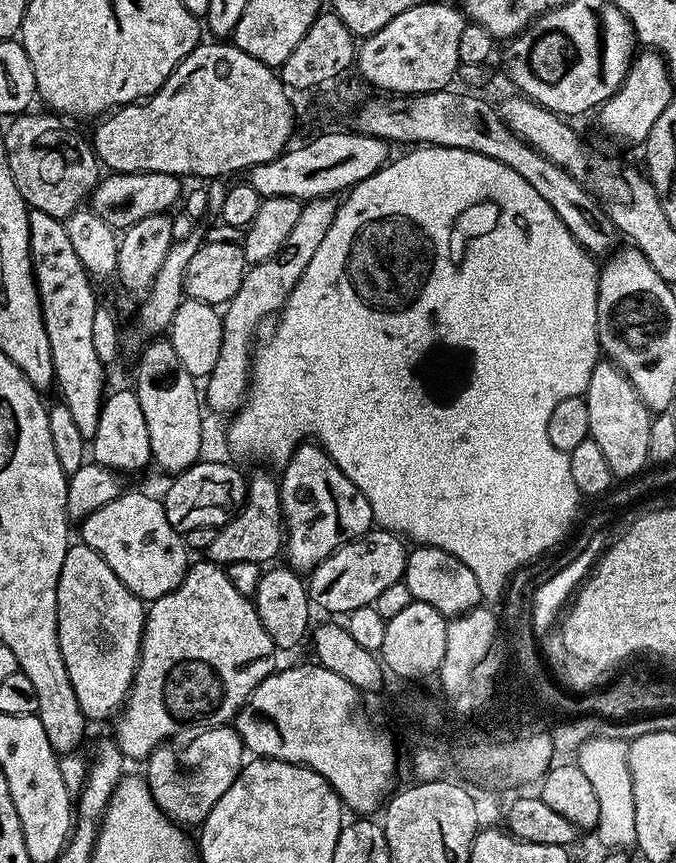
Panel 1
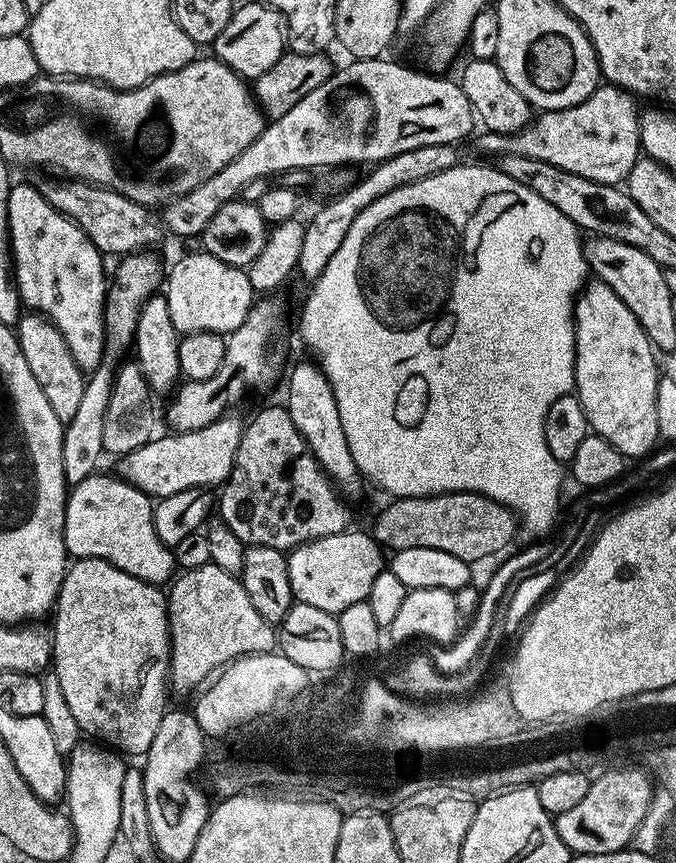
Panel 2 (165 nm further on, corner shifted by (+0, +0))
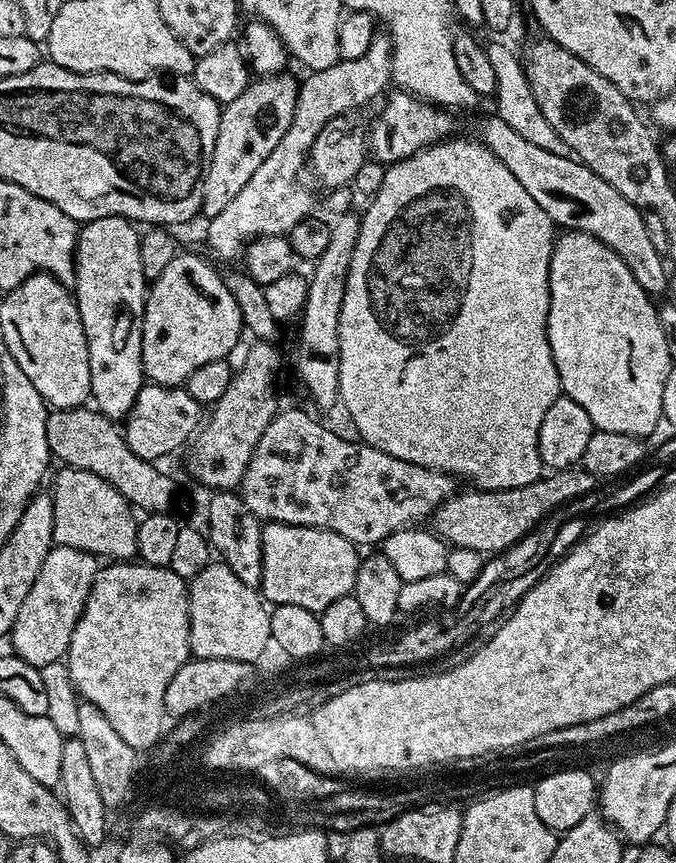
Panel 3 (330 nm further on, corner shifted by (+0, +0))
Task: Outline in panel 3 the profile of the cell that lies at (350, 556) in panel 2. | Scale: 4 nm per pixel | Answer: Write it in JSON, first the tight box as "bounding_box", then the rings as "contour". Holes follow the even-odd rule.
{"bounding_box":[259,524,360,614],"contour":[[[269,524],[262,527],[262,578],[259,591],[269,605],[302,606],[317,614],[330,602],[349,595],[355,589],[360,561],[357,545],[342,534],[310,526]]]}

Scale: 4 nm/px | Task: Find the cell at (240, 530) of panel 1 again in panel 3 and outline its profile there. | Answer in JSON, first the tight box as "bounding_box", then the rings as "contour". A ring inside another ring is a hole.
{"bounding_box":[238,408,457,546],"contour":[[[300,408],[277,411],[262,438],[258,438],[258,446],[238,489],[246,506],[250,506],[250,514],[269,524],[330,530],[342,534],[342,538],[357,546],[380,546],[390,534],[409,525],[419,525],[424,519],[427,521],[443,503],[457,494],[457,481],[447,472],[418,466],[414,462],[402,462],[402,458],[394,458],[394,454],[386,454],[386,450],[353,440],[339,436],[334,429],[327,428],[322,421],[315,420]]]}

